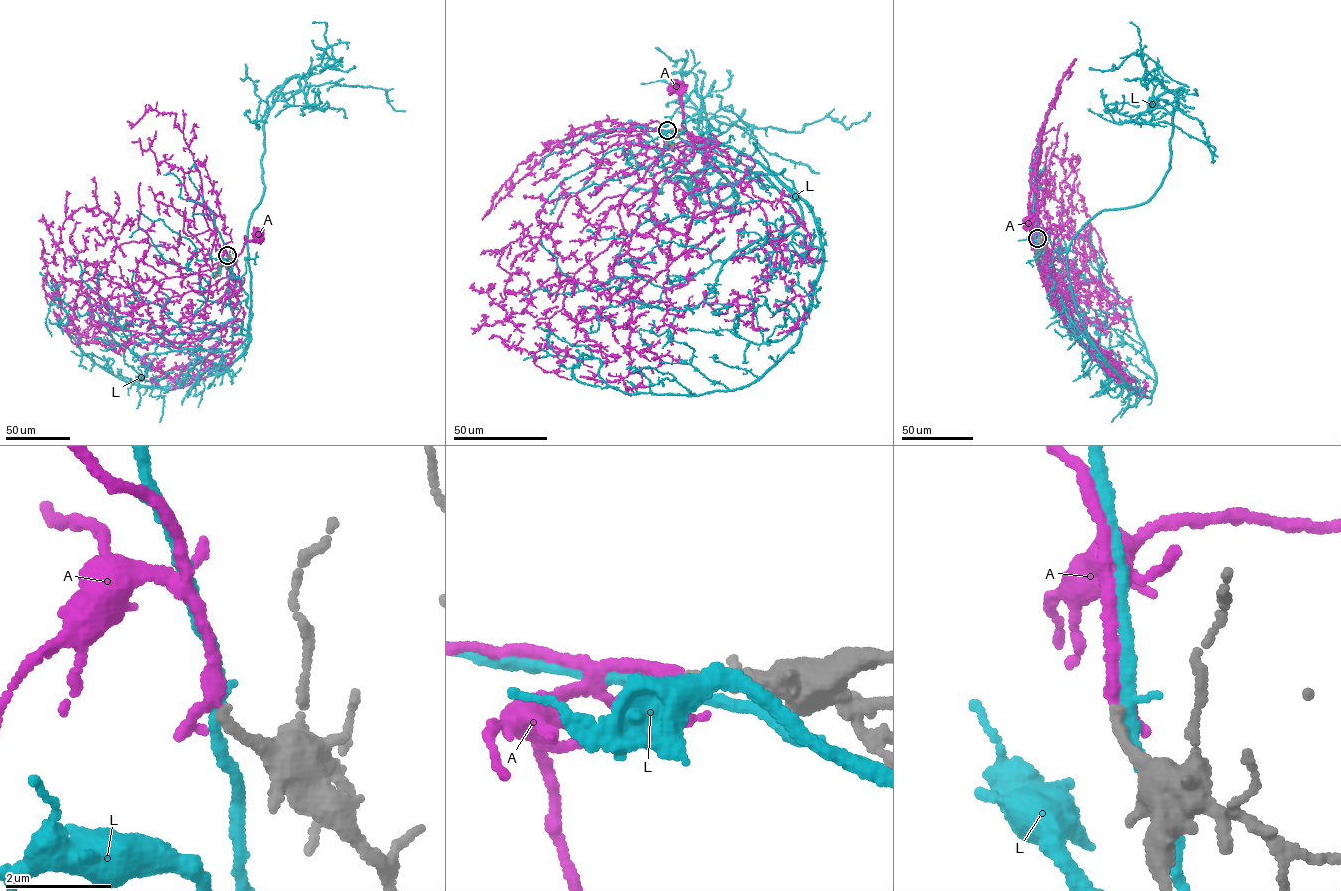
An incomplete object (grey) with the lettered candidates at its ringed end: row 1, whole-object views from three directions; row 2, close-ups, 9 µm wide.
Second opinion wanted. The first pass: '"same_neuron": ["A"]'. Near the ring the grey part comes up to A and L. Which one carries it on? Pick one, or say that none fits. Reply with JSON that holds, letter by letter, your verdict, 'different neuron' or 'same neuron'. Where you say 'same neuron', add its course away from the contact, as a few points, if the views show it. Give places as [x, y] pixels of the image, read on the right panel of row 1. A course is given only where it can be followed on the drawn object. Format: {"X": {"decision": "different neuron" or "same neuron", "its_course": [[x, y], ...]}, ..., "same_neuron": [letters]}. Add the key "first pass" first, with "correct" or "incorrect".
{"first pass": "correct", "A": {"decision": "same neuron", "its_course": [[1037, 238], [1035, 180], [1038, 244], [1051, 253], [1062, 229], [1034, 228], [1027, 220]]}, "L": {"decision": "different neuron"}, "same_neuron": ["A"]}

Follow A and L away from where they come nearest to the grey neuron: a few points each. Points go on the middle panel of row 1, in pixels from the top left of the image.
A: (667, 130), (612, 130), (603, 137), (638, 135), (665, 150), (691, 142), (675, 85)
L: (667, 131), (791, 196), (713, 142), (725, 210), (696, 194), (705, 137), (869, 112)

